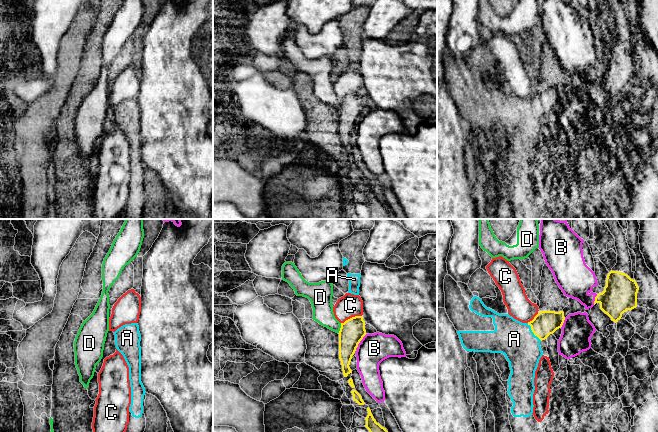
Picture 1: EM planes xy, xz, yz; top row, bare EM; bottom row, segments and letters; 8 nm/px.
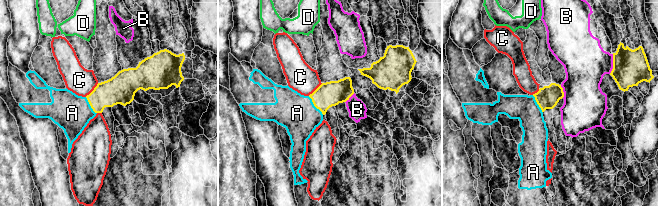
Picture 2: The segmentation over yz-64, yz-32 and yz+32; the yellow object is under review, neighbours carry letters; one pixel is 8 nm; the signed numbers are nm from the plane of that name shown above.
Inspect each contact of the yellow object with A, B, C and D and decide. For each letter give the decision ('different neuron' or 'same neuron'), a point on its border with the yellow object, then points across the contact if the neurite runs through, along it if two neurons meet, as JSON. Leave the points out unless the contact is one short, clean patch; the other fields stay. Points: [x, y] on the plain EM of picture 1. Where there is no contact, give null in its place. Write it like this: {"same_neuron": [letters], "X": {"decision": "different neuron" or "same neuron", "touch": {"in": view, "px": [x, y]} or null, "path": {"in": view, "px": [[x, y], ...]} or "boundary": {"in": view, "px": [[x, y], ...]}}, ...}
{"same_neuron": ["A"], "A": {"decision": "same neuron", "touch": {"in": "yz", "px": [532, 107]}, "path": {"in": "yz", "px": [[545, 99], [537, 106], [532, 107], [523, 115], [514, 115]]}}, "B": {"decision": "different neuron", "touch": {"in": "xz", "px": [361, 115]}}, "C": {"decision": "different neuron", "touch": {"in": "xz", "px": [352, 93]}, "boundary": {"in": "xz", "px": [[361, 91], [355, 91], [341, 99]]}}, "D": {"decision": "different neuron", "touch": {"in": "xz", "px": [340, 104]}, "boundary": {"in": "xz", "px": [[341, 99], [338, 109]]}}}

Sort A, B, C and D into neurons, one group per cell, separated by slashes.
A / B / C / D

